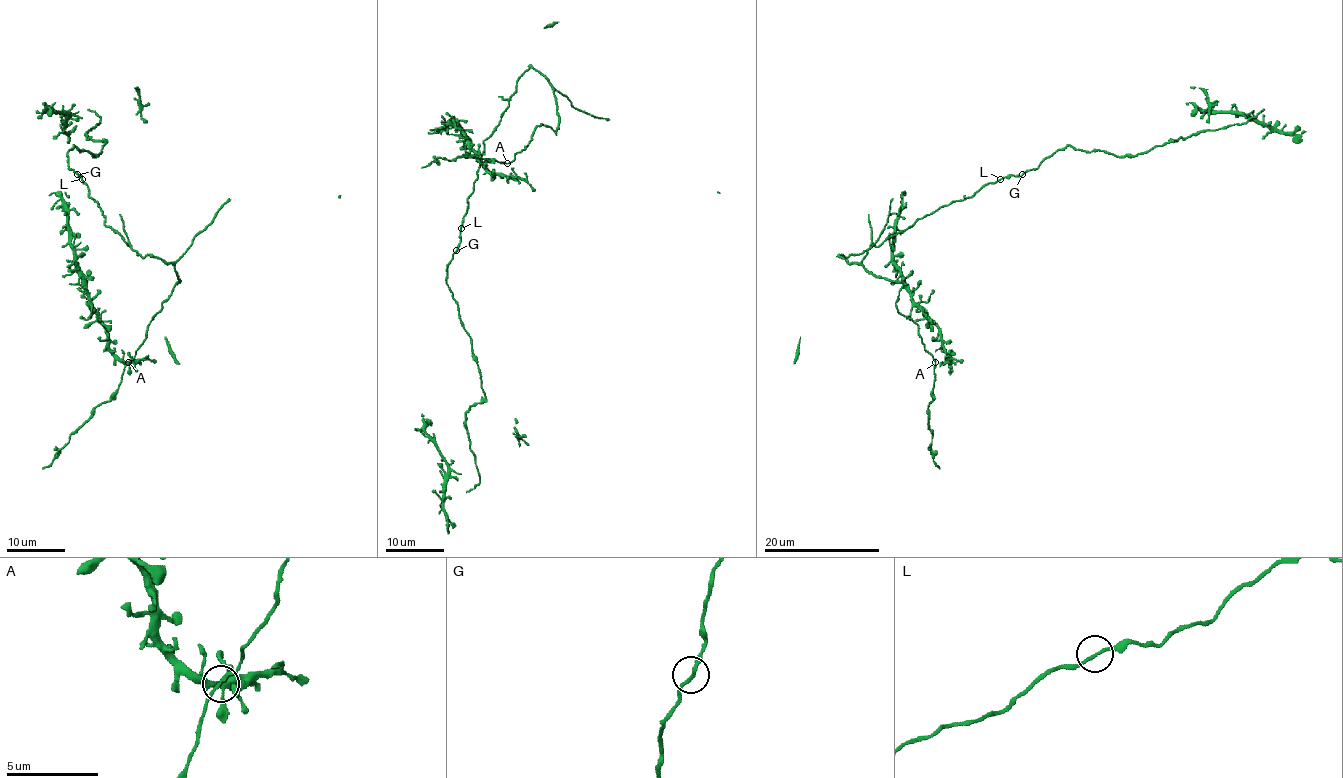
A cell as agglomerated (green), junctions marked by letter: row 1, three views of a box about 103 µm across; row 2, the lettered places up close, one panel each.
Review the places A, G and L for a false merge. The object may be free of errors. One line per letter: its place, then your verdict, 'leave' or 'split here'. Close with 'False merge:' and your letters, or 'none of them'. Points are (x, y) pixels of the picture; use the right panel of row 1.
A: (935, 362) | leave
G: (1022, 174) | leave
L: (1000, 179) | leave
False merge: none of them

